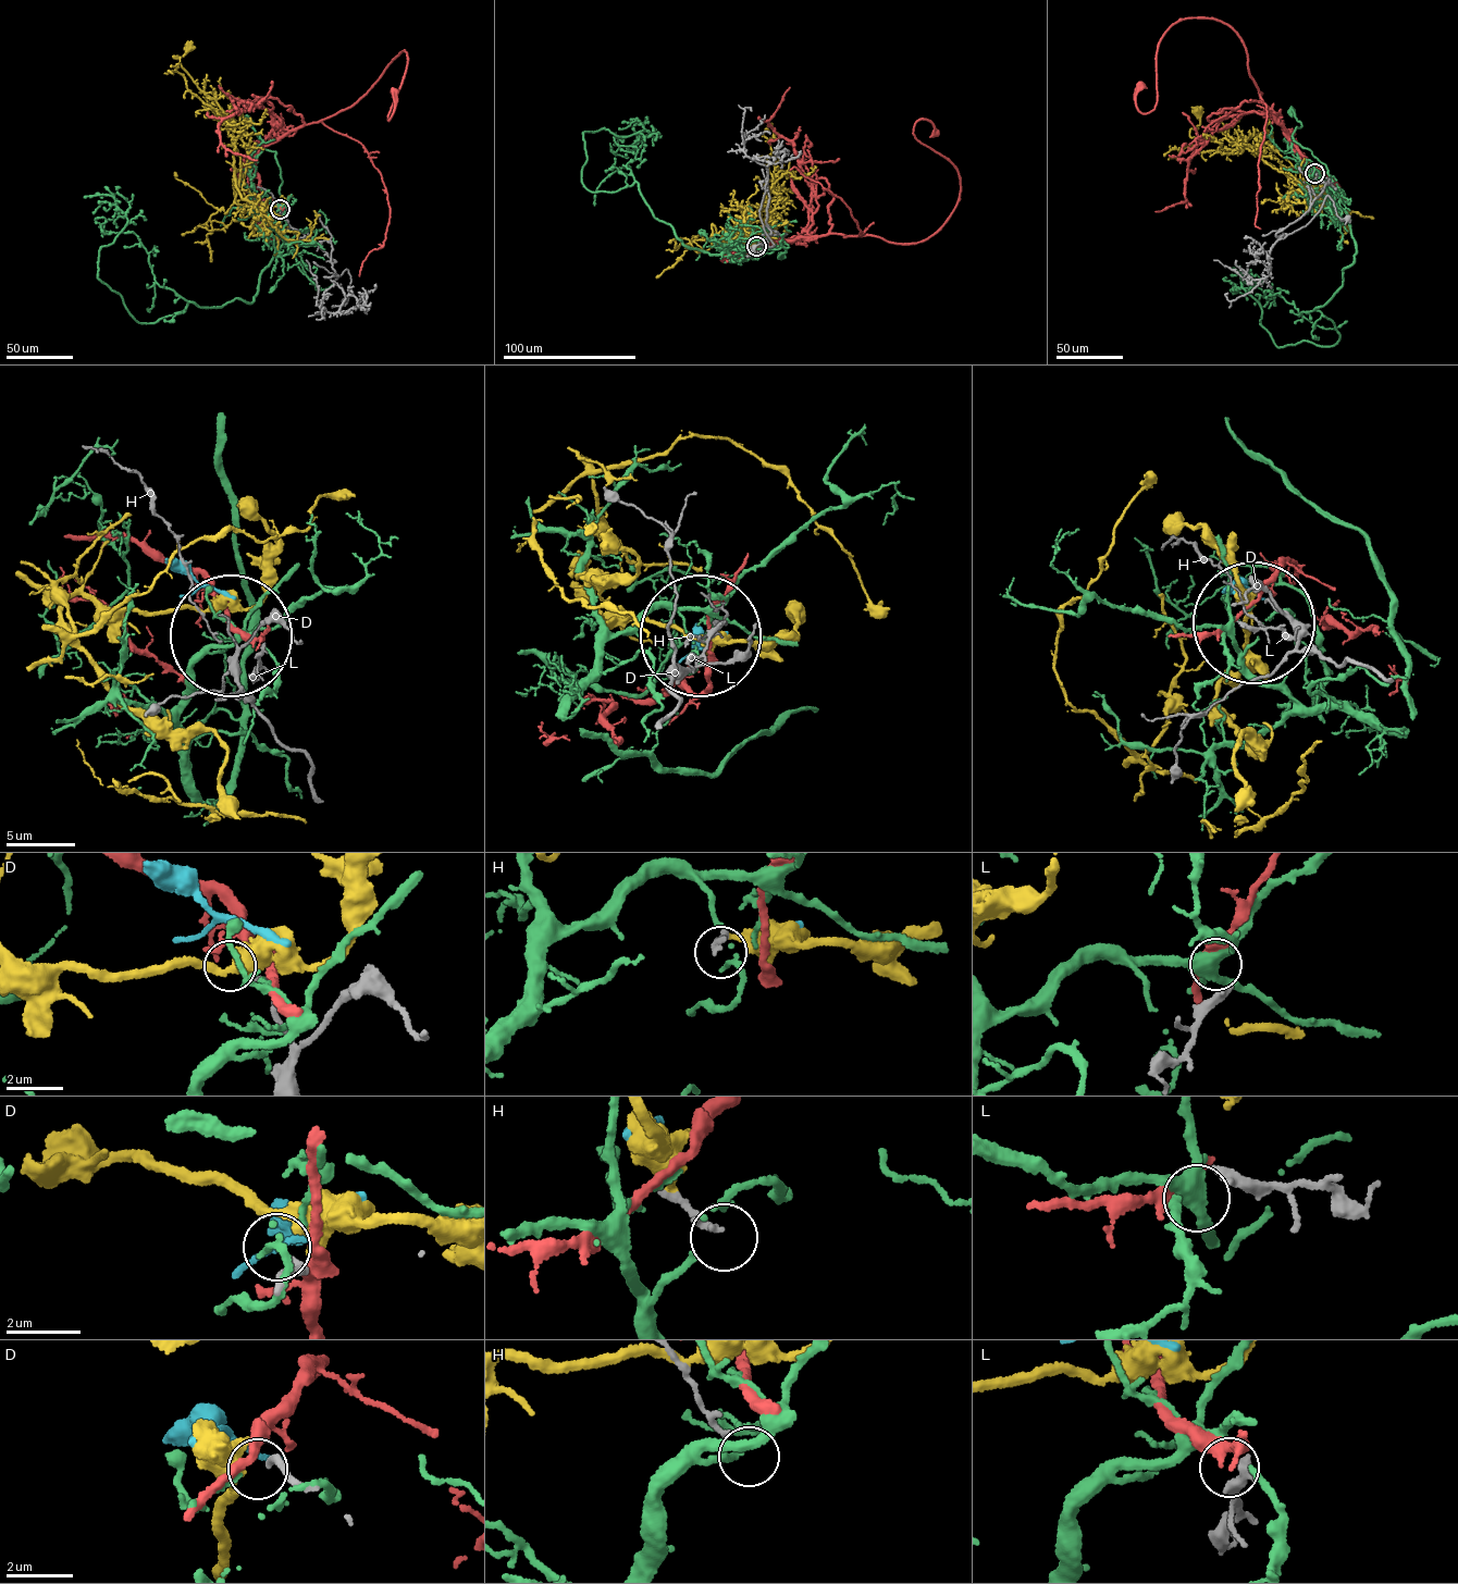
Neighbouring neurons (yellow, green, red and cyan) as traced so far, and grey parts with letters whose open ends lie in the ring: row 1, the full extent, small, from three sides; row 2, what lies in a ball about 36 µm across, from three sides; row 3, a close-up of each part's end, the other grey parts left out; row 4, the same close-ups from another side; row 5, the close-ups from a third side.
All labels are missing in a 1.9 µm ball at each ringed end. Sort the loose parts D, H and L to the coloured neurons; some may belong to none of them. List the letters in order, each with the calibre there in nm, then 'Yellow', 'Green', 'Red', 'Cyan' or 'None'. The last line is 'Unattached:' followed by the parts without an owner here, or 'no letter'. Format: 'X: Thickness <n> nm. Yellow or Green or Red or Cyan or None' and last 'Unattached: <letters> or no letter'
D: Thickness 200 nm. None
H: Thickness 170 nm. None
L: Thickness 320 nm. Red
Unattached: D, H

